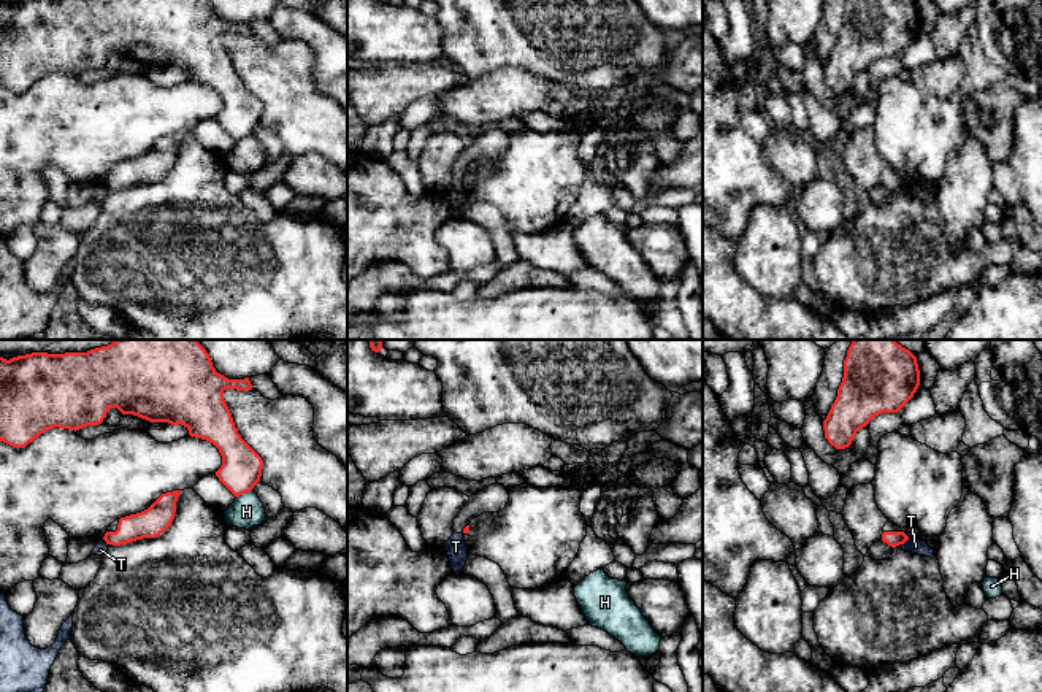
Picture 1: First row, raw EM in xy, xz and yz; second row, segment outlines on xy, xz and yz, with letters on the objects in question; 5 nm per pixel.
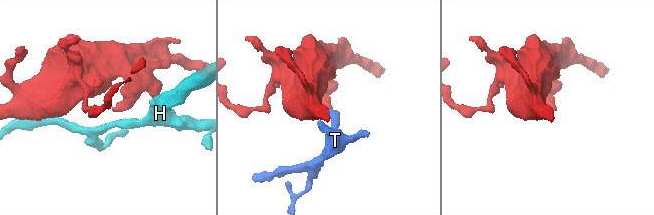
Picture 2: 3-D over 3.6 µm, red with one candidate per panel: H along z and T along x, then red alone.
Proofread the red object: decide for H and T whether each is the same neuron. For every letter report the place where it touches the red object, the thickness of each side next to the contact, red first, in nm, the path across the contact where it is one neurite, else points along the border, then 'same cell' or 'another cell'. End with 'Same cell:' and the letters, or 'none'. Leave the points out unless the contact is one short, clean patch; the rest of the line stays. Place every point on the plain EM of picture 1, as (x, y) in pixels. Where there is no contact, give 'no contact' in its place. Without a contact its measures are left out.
H: contact xy (243, 137); calibres 200 and 170 nm; border xy (251, 134), (237, 142); another cell
T: contact yz (904, 186); calibres 80 and 80 nm; border yz (909, 183), (901, 189); another cell
Same cell: none

